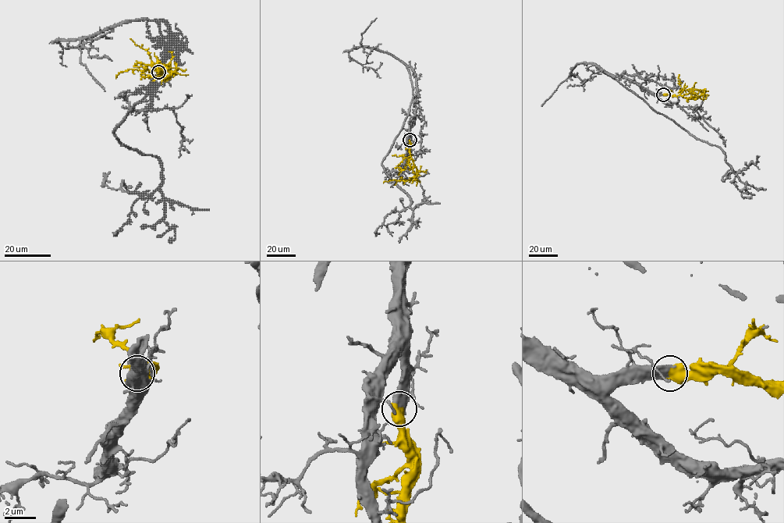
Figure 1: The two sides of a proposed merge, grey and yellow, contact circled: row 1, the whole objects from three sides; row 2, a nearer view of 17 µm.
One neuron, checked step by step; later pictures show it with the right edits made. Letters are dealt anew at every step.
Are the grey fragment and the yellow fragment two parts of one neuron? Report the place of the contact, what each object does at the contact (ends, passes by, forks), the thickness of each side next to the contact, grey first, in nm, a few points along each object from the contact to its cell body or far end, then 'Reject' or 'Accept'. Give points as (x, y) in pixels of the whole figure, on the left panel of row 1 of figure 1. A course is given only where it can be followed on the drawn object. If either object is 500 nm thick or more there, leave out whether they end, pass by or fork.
Place: (158, 72). Thickness 600 nm (grey) against 750 nm. Course of grey: (158, 72), (156, 20), (164, 55), (114, 134), (161, 183), (142, 198), (110, 172). Course of yellow: (158, 72), (163, 72), (169, 64), (154, 69), (129, 69), (121, 72), (116, 78). Accept

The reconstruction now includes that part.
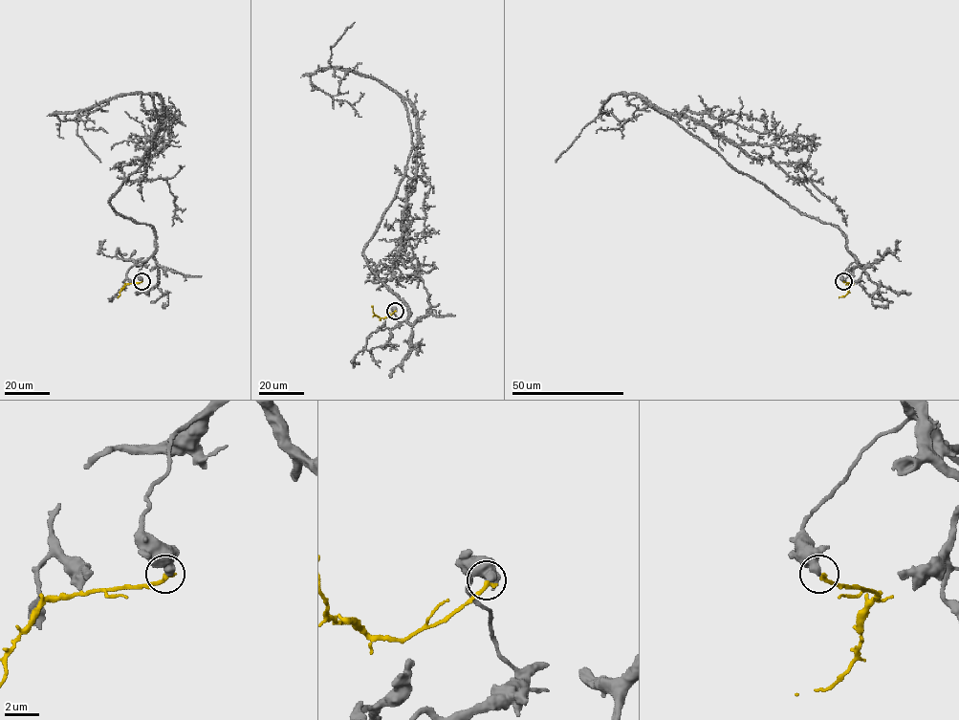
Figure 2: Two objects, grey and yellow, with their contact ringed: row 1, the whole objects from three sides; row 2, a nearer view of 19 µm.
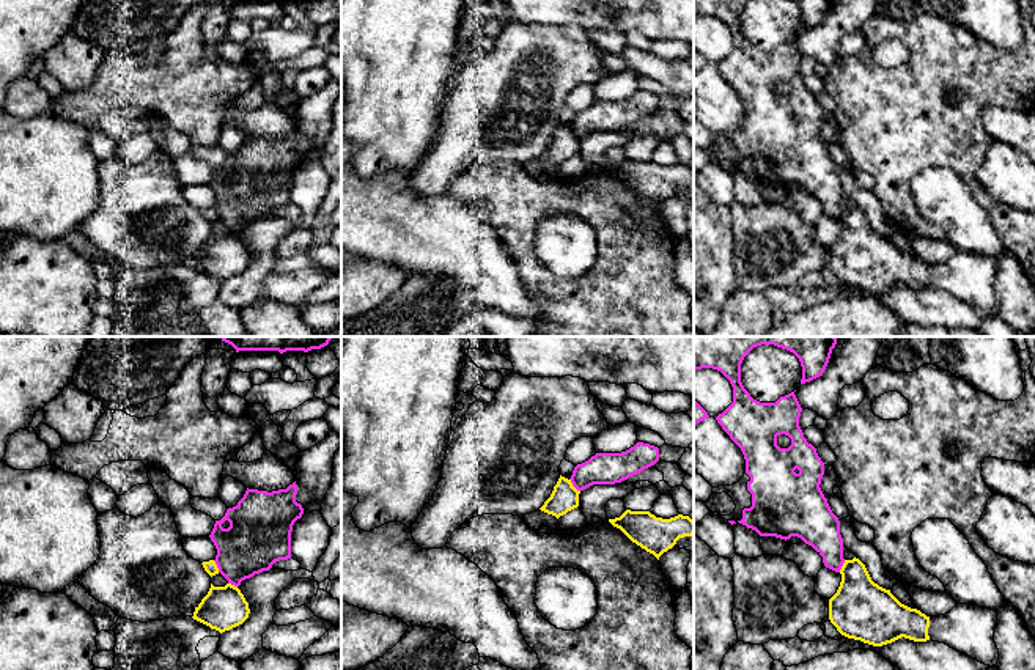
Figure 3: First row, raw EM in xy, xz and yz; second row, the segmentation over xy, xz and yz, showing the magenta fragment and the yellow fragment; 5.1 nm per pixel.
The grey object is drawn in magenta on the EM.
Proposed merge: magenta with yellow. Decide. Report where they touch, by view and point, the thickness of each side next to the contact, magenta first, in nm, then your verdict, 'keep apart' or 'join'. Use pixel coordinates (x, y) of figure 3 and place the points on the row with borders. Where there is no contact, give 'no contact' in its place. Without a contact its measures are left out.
meets magenta in xz at (573, 485); 160 nm thick on the magenta side, 140 nm on the other; keep apart

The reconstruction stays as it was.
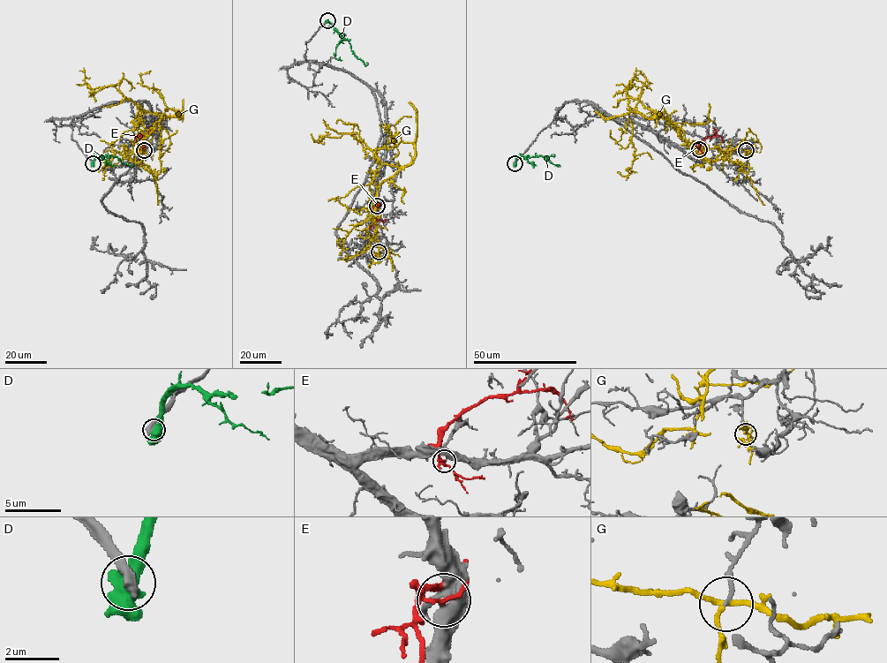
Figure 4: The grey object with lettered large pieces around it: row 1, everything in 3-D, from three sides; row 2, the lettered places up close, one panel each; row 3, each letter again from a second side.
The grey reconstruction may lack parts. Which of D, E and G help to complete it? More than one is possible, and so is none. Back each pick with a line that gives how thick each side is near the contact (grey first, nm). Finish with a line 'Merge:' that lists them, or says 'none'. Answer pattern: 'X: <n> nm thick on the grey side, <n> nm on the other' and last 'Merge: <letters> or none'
Merge: none

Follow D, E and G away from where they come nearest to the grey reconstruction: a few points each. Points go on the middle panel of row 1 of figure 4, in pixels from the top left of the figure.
D: (326, 20), (349, 41), (358, 58), (366, 65), (367, 63)
E: (377, 206), (375, 223), (371, 228)
G: (379, 252), (372, 219), (376, 188), (411, 162), (415, 154), (415, 146), (397, 135), (394, 141), (384, 124)

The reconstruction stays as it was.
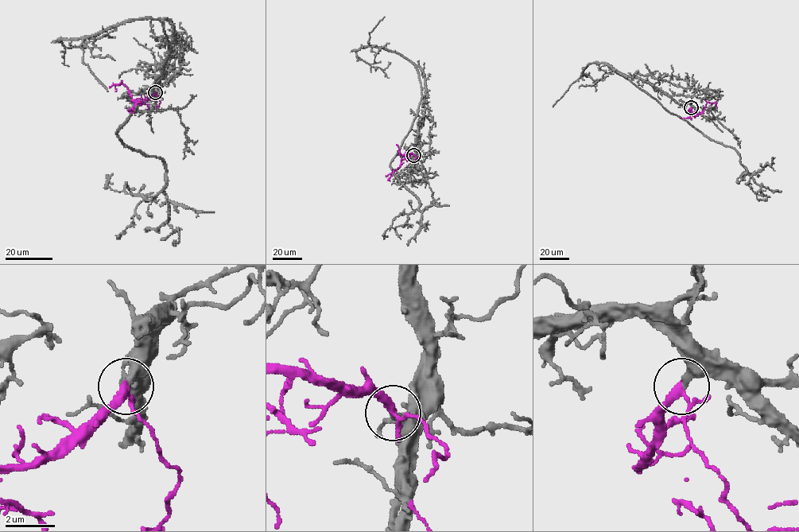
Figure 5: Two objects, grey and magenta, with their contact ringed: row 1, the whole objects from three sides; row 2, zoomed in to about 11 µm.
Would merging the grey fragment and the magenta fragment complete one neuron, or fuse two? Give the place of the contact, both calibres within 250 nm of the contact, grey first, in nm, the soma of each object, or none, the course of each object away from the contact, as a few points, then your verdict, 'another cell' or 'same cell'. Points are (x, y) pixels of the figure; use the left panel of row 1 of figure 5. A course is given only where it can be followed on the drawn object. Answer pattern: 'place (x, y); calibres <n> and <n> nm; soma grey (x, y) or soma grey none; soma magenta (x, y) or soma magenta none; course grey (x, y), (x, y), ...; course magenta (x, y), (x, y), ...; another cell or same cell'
place (155, 92); calibres 360 and 200 nm; soma grey none; soma magenta none; course grey (155, 92), (162, 19), (168, 55), (117, 135), (165, 184), (145, 200), (113, 173); course magenta (155, 92), (146, 99), (135, 102), (122, 83), (115, 85), (115, 91); same cell

